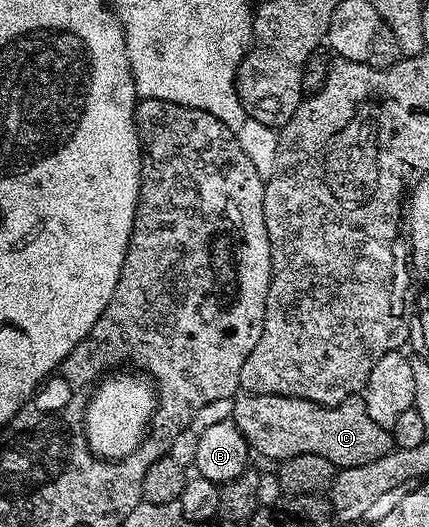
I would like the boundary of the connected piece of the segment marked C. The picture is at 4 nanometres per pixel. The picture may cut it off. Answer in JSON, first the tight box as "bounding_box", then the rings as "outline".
{"bounding_box":[233,393,395,469],"outline":[[[251,393],[233,398],[233,421],[240,427],[240,435],[255,454],[267,457],[273,463],[281,463],[296,455],[320,455],[338,469],[364,467],[364,463],[376,463],[395,448],[391,430],[380,427],[372,415],[368,415],[365,400],[349,397],[339,405],[317,405],[308,399],[296,399],[284,395]]]}

